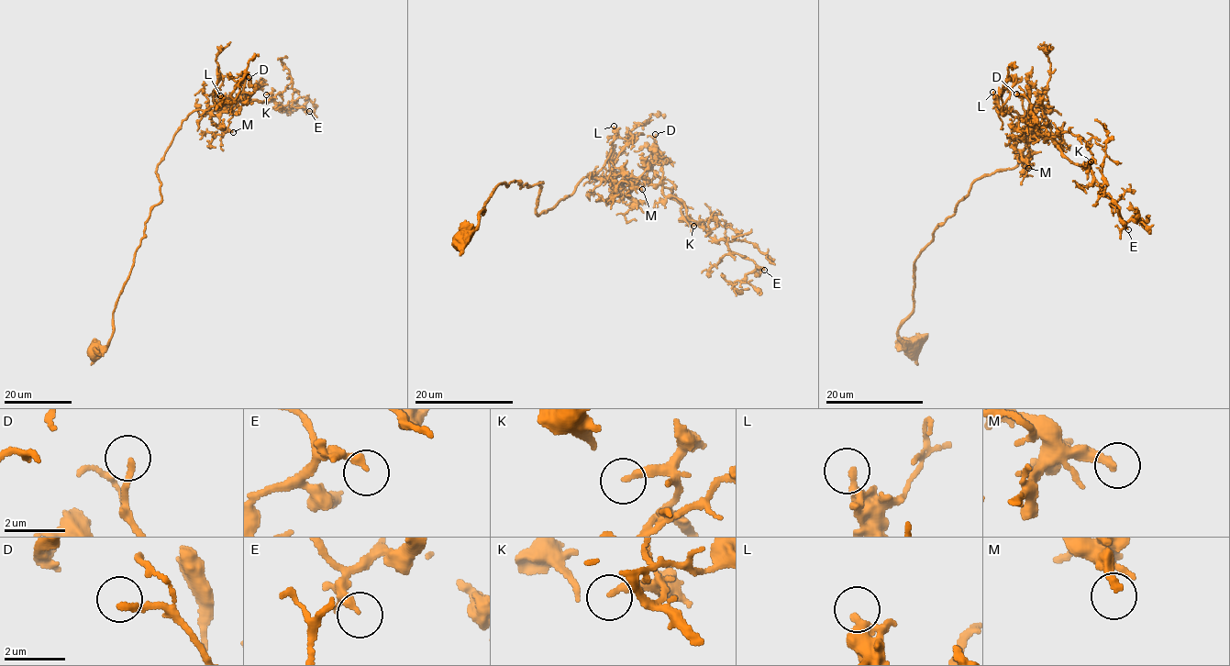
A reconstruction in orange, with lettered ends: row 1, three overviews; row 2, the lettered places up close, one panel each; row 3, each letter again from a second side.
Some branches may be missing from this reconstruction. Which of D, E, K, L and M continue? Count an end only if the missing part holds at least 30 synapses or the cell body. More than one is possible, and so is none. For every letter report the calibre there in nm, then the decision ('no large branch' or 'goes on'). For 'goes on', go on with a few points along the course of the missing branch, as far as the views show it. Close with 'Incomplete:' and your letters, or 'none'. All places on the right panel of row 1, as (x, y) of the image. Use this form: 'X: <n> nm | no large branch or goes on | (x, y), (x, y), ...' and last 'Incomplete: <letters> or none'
D: 200 nm | no large branch
E: 240 nm | no large branch
K: 180 nm | goes on | (1091, 161), (1102, 169), (1106, 179)
L: 280 nm | no large branch
M: 280 nm | goes on | (1028, 168), (1079, 197), (1080, 205), (1106, 229), (1116, 233), (1128, 225), (1138, 233), (1111, 208), (1113, 213)
Incomplete: K, M

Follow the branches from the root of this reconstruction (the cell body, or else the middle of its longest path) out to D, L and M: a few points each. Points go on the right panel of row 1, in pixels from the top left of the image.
D: (910, 346), (898, 327), (920, 249), (976, 180), (1017, 165), (1025, 112), (1035, 137), (1016, 94)
L: (910, 346), (898, 330), (913, 310), (915, 259), (970, 185), (1013, 168), (1024, 149), (1033, 120), (992, 92)
M: (910, 346), (898, 330), (913, 310), (915, 259), (976, 180), (1017, 165), (1025, 111), (1028, 168)

